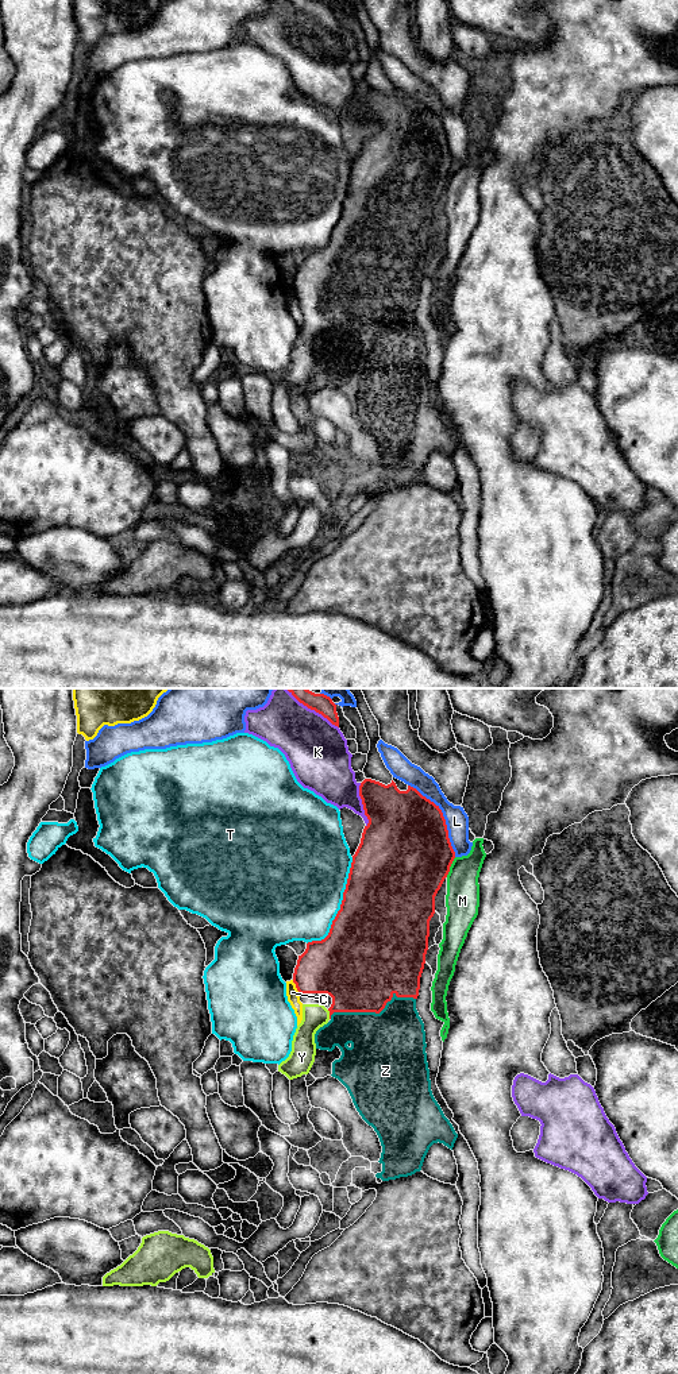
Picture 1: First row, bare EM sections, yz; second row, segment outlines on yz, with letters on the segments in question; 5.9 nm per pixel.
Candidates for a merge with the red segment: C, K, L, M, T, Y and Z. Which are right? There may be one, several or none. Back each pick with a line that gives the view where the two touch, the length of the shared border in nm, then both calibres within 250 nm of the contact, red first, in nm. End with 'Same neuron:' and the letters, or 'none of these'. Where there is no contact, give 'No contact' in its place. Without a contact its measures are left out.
Y: Touches red in yz. Shared border 60 nm. Thickness 360 nm (red) against 140 nm
Same neuron: Y

